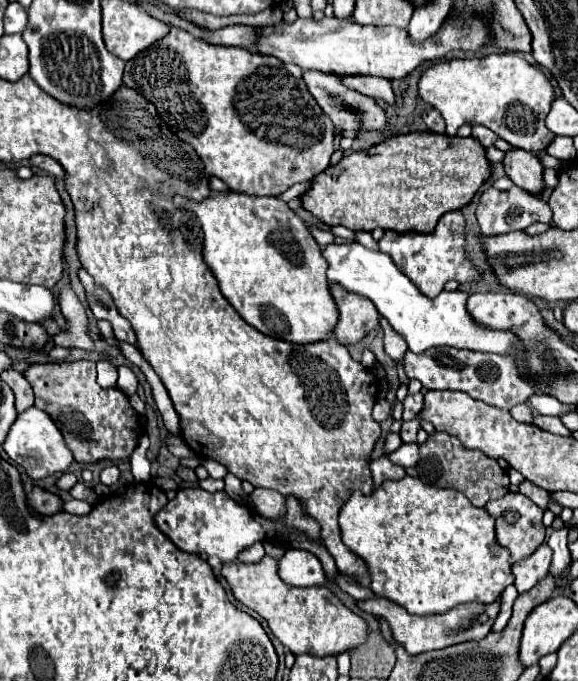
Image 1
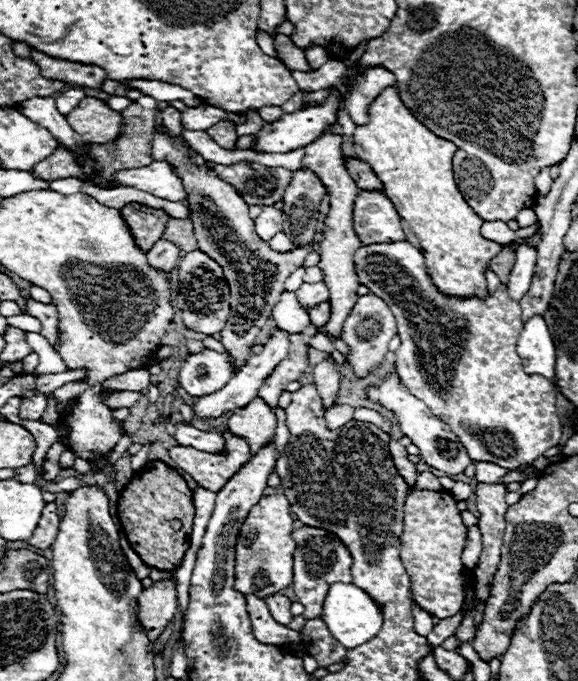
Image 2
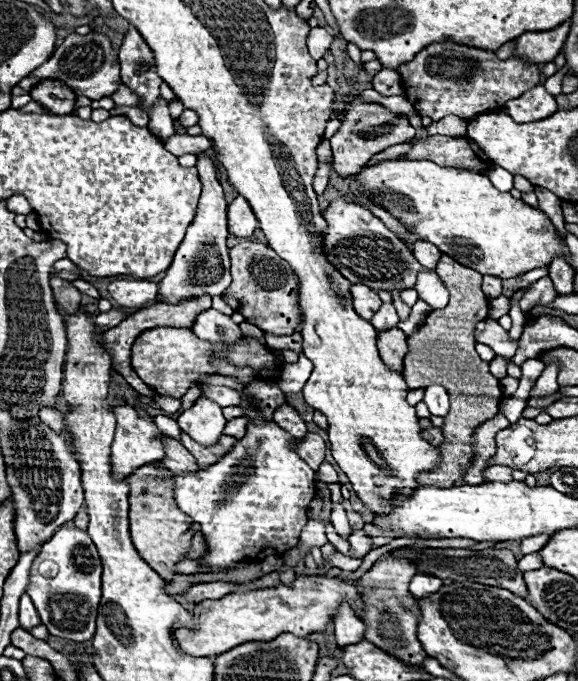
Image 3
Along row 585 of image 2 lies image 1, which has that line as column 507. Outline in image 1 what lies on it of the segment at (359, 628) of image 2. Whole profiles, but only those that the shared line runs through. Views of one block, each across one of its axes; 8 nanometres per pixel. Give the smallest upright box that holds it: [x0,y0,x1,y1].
[322,242,518,354]

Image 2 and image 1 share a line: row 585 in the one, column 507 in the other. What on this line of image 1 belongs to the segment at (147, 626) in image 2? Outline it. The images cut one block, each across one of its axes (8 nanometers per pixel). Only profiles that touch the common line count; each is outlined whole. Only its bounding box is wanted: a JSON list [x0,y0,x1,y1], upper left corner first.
[504,150,546,196]

